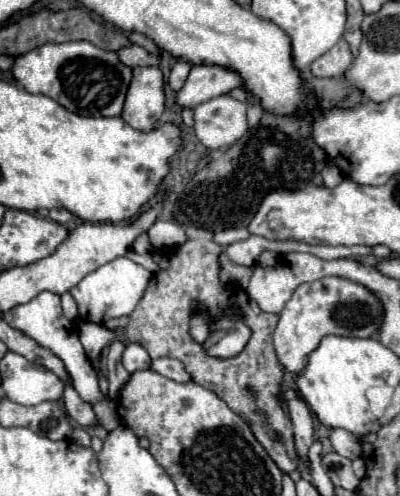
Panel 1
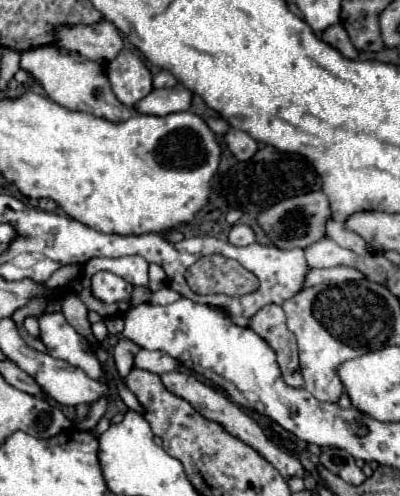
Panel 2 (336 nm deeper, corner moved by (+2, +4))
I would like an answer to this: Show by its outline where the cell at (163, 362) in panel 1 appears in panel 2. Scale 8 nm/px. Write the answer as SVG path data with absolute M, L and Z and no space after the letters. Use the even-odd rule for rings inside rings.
M184 371L164 373L164 375L160 375L160 379L162 379L164 387L166 387L172 395L178 395L178 397L186 399L202 417L206 417L206 419L222 425L230 435L234 435L234 437L238 437L240 441L244 441L246 445L254 447L272 467L276 467L276 469L280 471L280 475L282 475L284 479L290 479L290 477L294 477L294 475L296 475L296 477L304 477L304 467L302 467L302 463L298 461L298 457L294 457L294 455L286 453L282 447L278 447L278 445L260 429L260 425L256 425L256 421L250 419L250 417L248 417L236 403L232 403L226 395L218 393L216 389L204 385L204 383L198 381L194 375L184 373Z

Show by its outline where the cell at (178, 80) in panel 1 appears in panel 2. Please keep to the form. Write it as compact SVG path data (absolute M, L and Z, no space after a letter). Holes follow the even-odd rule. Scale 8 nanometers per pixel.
M160 71L156 77L154 77L154 89L160 89L160 87L174 87L178 81L174 75L170 75L168 71Z

